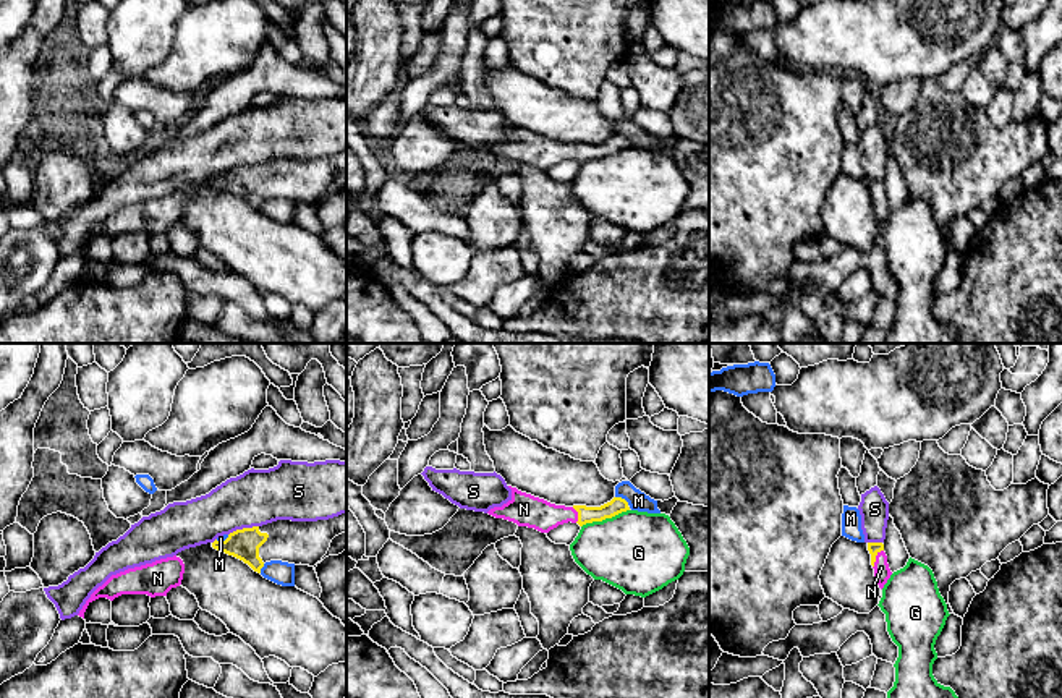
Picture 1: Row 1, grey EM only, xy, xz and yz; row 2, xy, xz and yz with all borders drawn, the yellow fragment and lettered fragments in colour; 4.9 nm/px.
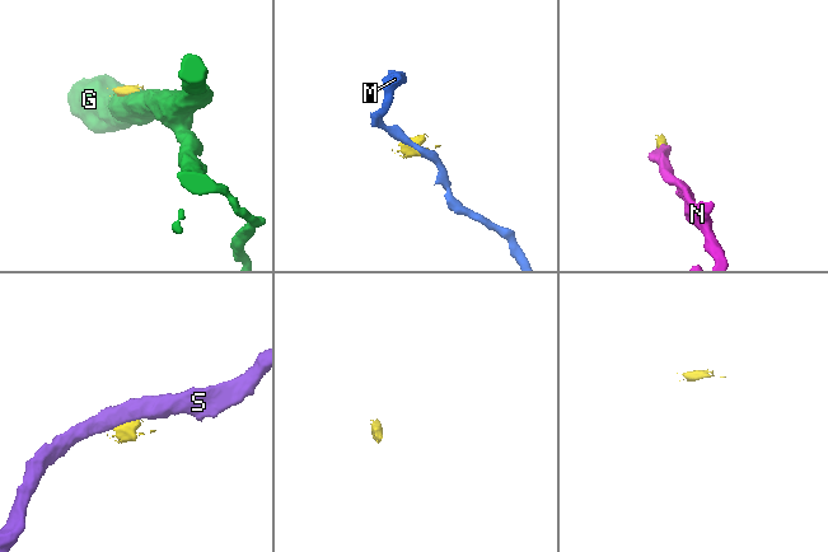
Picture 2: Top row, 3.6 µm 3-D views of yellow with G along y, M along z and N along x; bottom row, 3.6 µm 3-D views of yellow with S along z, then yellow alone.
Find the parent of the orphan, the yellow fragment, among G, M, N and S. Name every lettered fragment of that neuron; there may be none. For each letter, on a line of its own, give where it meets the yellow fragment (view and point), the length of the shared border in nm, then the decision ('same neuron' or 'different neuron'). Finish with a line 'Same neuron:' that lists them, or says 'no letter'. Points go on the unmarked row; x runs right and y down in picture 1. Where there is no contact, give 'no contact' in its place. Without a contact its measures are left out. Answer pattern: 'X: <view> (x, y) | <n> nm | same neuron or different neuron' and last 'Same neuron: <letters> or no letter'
G: xz (604, 156) | 260 nm | different neuron
M: xz (620, 135) | 80 nm | different neuron
N: yz (875, 196) | 110 nm | same neuron
S: xy (243, 165) | 160 nm | different neuron
Same neuron: N

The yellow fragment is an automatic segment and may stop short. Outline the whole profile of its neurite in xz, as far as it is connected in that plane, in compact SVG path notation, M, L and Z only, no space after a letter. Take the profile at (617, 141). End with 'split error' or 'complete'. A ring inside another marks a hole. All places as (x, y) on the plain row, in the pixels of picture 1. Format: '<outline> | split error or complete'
M508 125L512 126L512 136L502 144L491 146L487 151L495 155L513 159L518 164L534 165L541 170L549 170L559 162L568 159L578 160L580 164L593 159L602 159L630 147L628 139L622 134L614 134L601 144L565 144L521 130L516 125Z | split error

